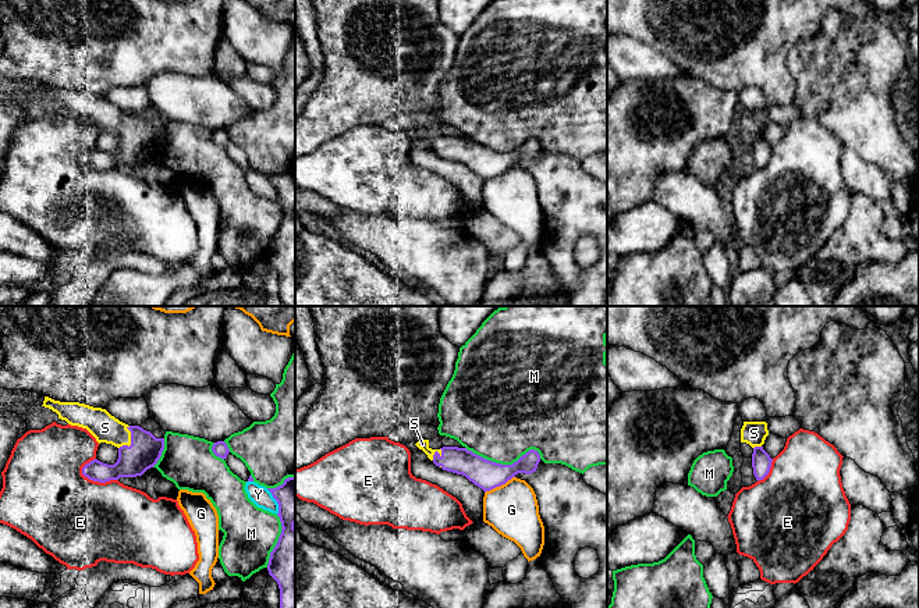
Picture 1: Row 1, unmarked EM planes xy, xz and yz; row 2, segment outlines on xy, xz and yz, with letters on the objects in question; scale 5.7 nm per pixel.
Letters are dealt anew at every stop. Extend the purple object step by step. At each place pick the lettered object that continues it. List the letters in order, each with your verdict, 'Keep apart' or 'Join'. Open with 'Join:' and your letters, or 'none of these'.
Join: S
E: Keep apart
G: Keep apart
M: Keep apart
S: Join
Y: Keep apart

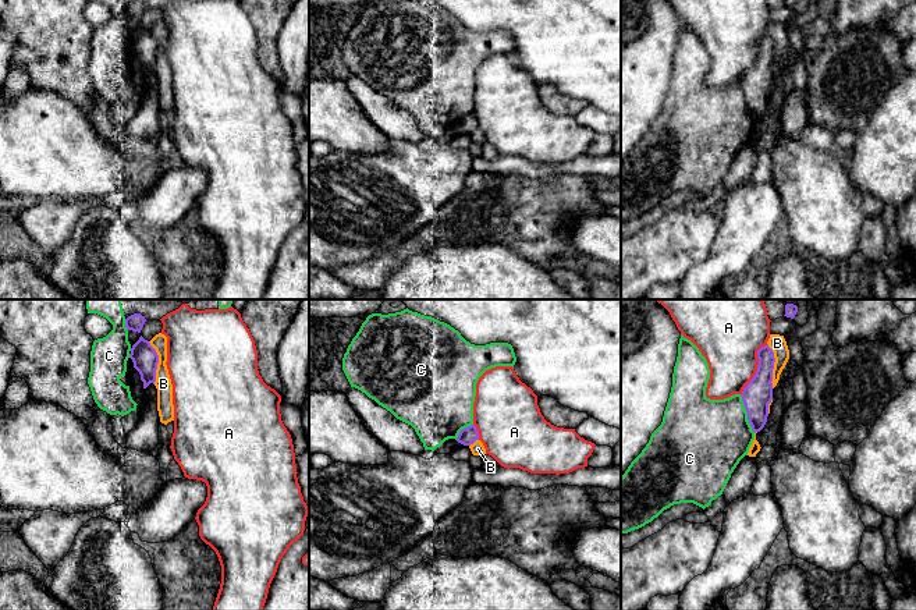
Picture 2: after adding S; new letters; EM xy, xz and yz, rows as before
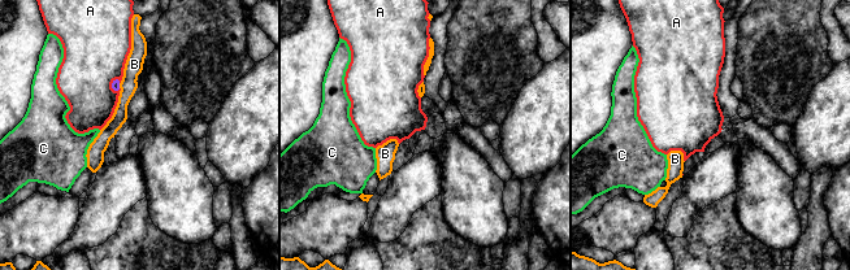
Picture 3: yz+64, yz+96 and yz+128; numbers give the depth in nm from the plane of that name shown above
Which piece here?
Join: none of these
A: Keep apart
B: Keep apart
C: Keep apart

